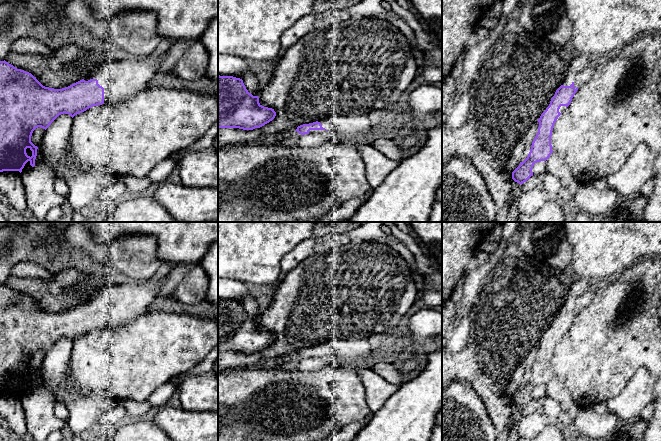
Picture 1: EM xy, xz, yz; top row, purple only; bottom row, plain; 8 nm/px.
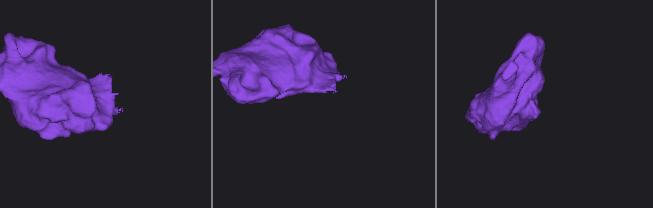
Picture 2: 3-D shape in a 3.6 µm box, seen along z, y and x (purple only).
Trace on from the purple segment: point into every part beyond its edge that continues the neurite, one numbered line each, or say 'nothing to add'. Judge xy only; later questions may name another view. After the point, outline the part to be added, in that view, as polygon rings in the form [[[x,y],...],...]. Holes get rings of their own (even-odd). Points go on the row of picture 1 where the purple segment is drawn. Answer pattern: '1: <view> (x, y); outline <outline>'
1: xy (124, 76); outline [[[165,38],[152,54],[142,59],[119,54],[84,80],[98,80],[98,84],[104,88],[104,103],[125,103],[149,85],[160,60],[173,44],[174,40]]]

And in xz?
1: xz (351, 125); outline [[[333,115],[318,122],[323,130],[310,130],[309,133],[325,133],[333,131],[345,137],[354,137],[368,133],[375,129],[367,115]]]

